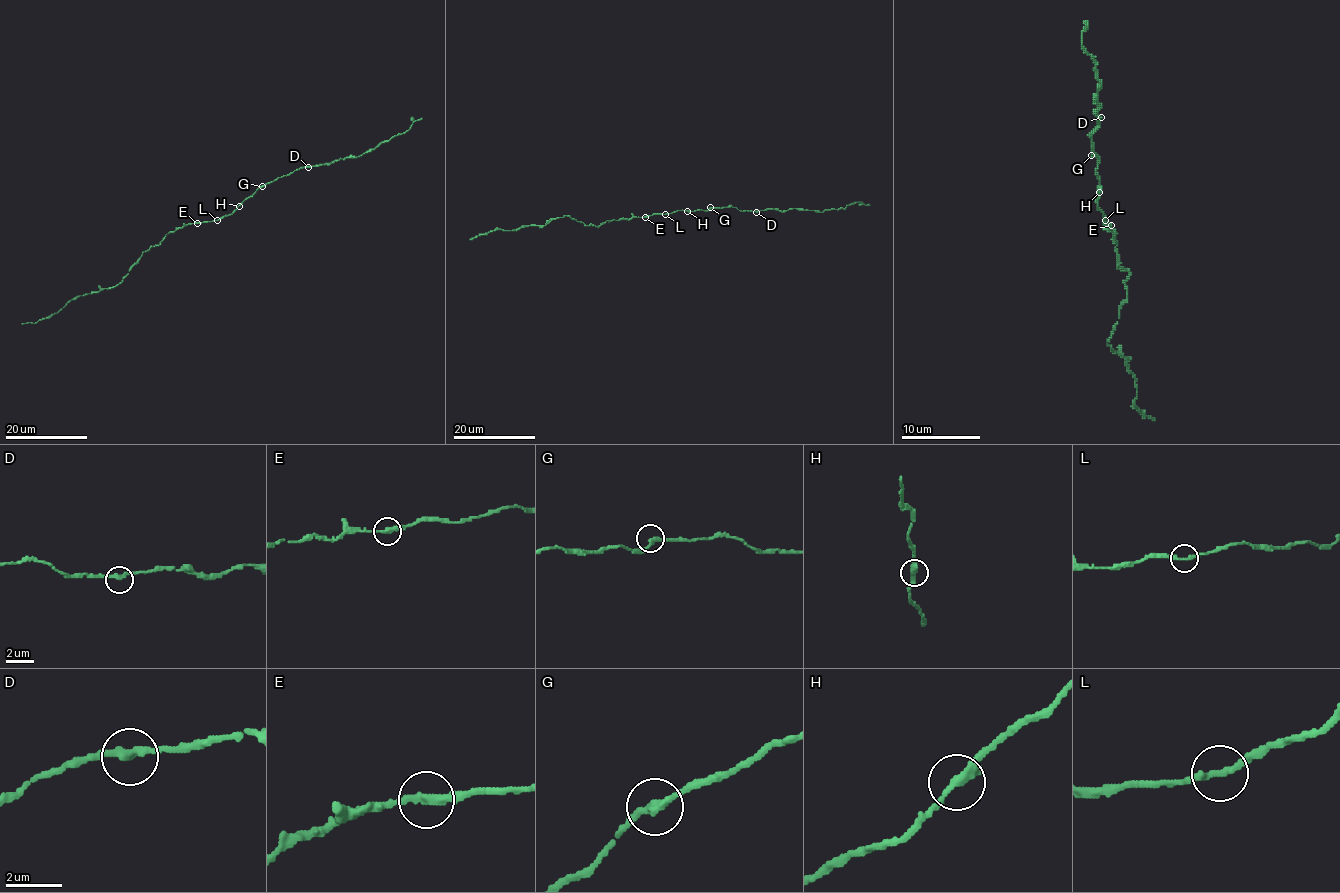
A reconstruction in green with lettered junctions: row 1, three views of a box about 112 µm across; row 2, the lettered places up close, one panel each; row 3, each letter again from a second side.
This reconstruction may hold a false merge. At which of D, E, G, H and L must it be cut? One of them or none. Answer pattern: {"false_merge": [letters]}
{"false_merge": []}

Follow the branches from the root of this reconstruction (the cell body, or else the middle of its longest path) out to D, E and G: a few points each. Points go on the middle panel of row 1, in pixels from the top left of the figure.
D: (665, 214), (730, 206), (756, 212)
E: (665, 214), (644, 217)
G: (665, 214), (678, 210), (708, 210), (710, 207)

